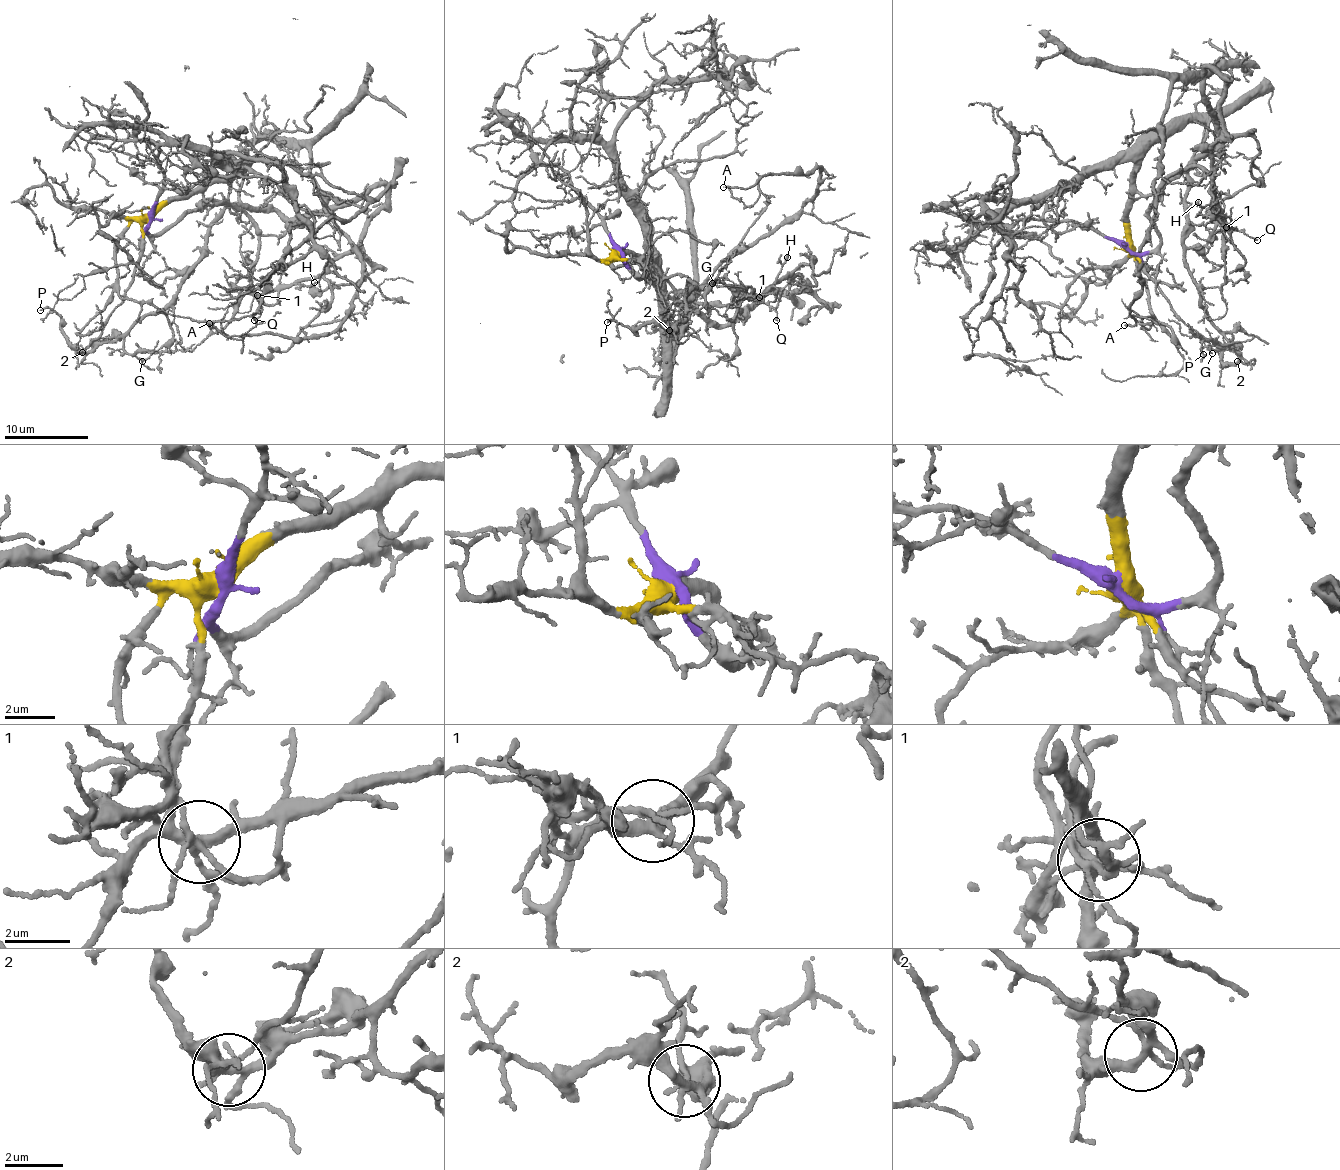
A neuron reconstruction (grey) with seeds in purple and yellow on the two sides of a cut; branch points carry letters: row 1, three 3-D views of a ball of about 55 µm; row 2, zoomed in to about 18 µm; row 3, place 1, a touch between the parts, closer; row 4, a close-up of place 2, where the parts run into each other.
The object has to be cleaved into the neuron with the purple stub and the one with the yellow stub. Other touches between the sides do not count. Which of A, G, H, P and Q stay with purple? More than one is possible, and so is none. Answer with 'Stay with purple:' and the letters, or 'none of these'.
Stay with purple: G, H, P, Q

